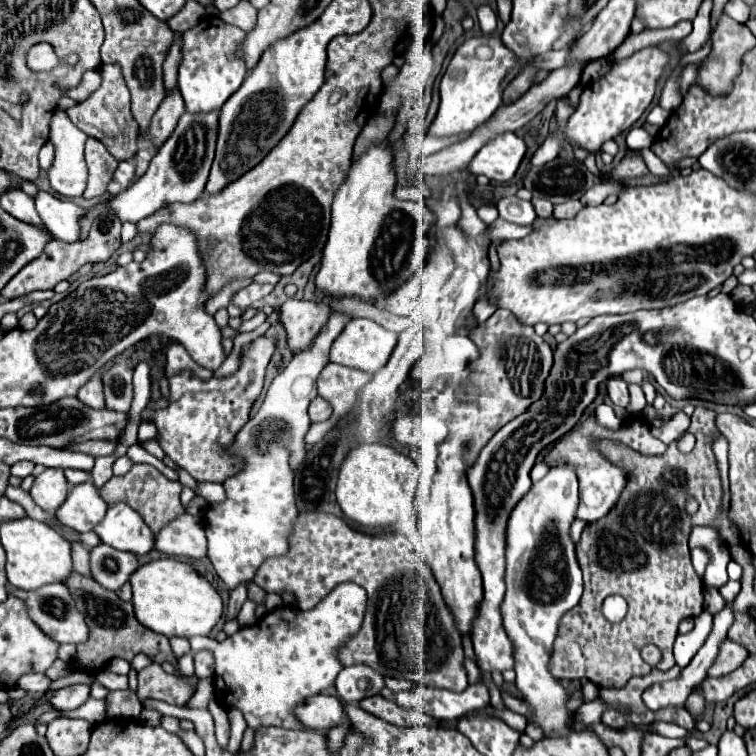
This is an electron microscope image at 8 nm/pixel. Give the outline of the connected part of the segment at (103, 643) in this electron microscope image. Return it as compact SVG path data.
M72 573L66 579L66 585L76 601L78 611L84 613L86 623L90 627L90 639L82 645L78 645L78 657L76 657L76 665L80 665L86 671L92 669L104 669L114 657L122 657L126 661L132 661L132 657L136 653L146 653L154 659L154 663L162 663L162 661L172 661L172 665L176 667L176 659L172 657L172 649L170 649L170 641L164 635L158 635L154 631L150 631L148 627L144 627L140 621L136 621L132 603L122 601L116 593L110 593L108 589L102 589L94 579Z

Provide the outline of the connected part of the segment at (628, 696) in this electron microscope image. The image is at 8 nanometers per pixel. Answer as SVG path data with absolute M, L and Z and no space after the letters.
M675 665L667 672L652 671L646 677L634 677L620 689L614 687L600 689L598 699L602 699L606 703L606 711L602 713L602 723L612 729L620 729L626 725L638 727L638 725L646 723L646 713L648 713L648 723L652 723L656 719L656 713L646 711L646 707L642 705L644 689L648 689L654 683L677 679L680 677L680 672L681 668Z

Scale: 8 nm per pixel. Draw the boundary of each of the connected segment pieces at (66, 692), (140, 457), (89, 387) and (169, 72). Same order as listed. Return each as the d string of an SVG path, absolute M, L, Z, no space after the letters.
M78 683L78 685L70 685L70 687L56 691L56 695L50 699L50 703L54 705L54 709L70 711L70 709L84 705L88 697L90 697L90 687Z
M139 443L131 446L128 449L127 456L134 463L148 463L154 466L164 476L173 481L178 481L178 474L173 469L166 466L162 460L157 459L148 453Z
M98 375L92 377L90 383L86 383L80 391L78 391L78 399L84 401L84 405L90 405L92 409L104 409L104 393L102 393L102 381Z
M180 41L172 43L166 61L164 61L164 85L166 89L176 87L176 75L178 75L178 63L180 63Z

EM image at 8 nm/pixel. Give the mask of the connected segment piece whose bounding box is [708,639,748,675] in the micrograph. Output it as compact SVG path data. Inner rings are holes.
M726 639L726 641L722 643L720 653L718 653L714 665L710 667L708 675L726 675L726 673L738 669L738 667L744 663L746 657L748 657L748 651L746 651L742 645Z

